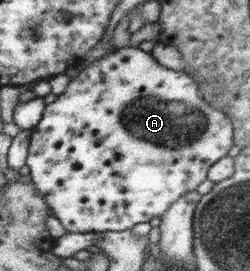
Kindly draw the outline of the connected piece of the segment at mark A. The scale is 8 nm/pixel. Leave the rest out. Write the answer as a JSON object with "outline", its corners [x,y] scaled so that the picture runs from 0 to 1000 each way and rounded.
{"outline":[[[560,177],[460,181],[396,225],[380,225],[316,262],[268,314],[256,343],[192,365],[180,410],[156,454],[128,469],[104,605],[116,613],[116,657],[140,672],[148,701],[184,731],[212,793],[292,860],[500,852],[536,830],[596,819],[612,801],[644,801],[716,727],[748,708],[784,705],[792,683],[828,661],[836,620],[932,542],[932,458],[896,413],[860,402],[804,351],[792,306],[756,273],[696,262],[640,240],[600,196]]]}

